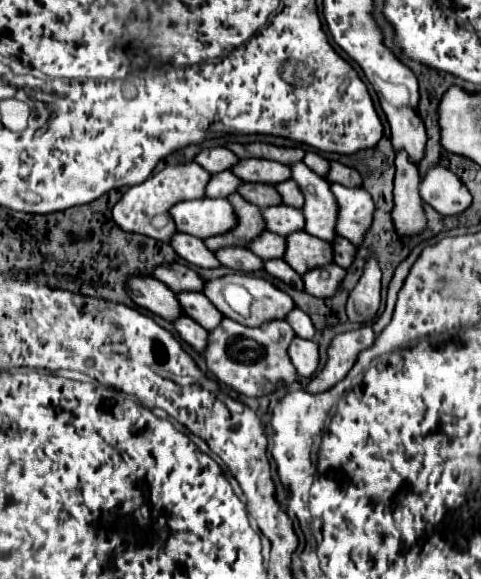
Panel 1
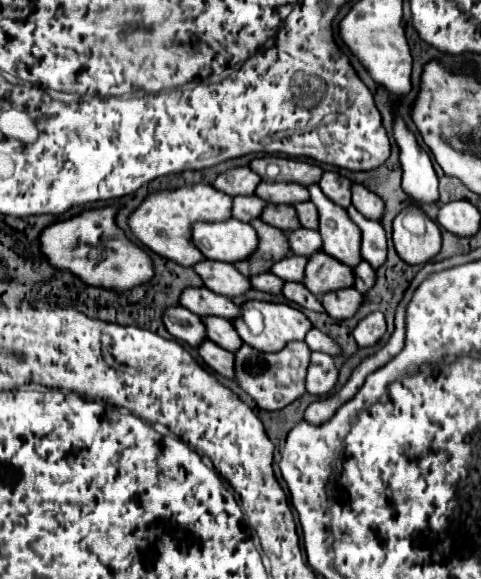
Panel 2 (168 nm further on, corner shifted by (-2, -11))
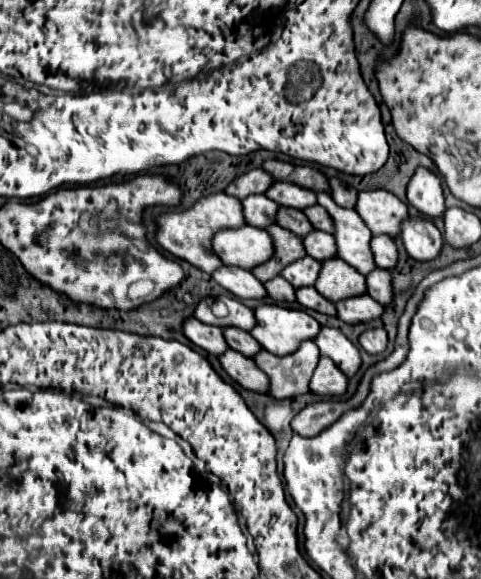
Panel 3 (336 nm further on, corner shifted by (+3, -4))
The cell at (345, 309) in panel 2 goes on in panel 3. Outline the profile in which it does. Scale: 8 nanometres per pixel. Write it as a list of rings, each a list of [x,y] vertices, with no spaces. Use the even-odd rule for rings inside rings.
[[[359,295],[359,297],[351,297],[337,303],[337,317],[349,325],[373,321],[381,317],[383,313],[385,313],[385,307],[369,295]]]

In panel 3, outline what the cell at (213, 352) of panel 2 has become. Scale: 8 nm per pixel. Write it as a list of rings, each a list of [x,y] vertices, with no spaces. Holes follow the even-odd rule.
[[[233,349],[223,353],[219,359],[223,369],[231,375],[231,379],[237,381],[243,389],[255,393],[267,393],[267,375],[255,365],[255,361]]]

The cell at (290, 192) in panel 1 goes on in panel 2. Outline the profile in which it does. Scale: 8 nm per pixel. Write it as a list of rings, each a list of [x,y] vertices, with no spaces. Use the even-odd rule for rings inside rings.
[[[308,200],[304,204],[294,204],[296,212],[298,212],[298,220],[304,228],[312,228],[316,230],[318,228],[318,212],[316,212],[316,206]]]

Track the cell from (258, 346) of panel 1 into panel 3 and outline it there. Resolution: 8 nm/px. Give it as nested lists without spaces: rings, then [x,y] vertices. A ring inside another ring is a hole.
[[[303,341],[299,351],[279,357],[267,351],[255,355],[255,363],[269,375],[269,395],[275,399],[289,399],[309,393],[309,379],[319,363],[319,347],[313,341]]]

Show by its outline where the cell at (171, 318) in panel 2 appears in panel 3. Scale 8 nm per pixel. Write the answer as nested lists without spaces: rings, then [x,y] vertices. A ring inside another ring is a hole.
[[[189,319],[183,325],[183,331],[195,345],[199,345],[201,349],[205,349],[207,353],[213,353],[217,357],[219,357],[219,353],[225,353],[229,349],[229,345],[227,345],[227,341],[223,337],[223,331],[219,327],[205,325],[205,323],[197,321],[197,319]]]

